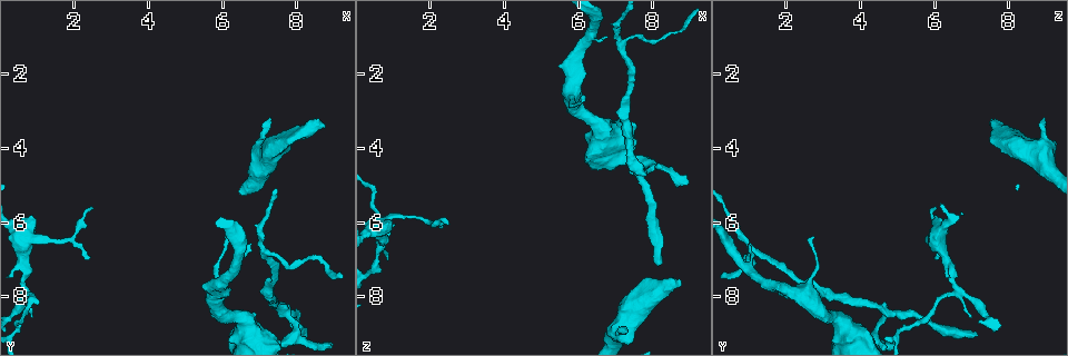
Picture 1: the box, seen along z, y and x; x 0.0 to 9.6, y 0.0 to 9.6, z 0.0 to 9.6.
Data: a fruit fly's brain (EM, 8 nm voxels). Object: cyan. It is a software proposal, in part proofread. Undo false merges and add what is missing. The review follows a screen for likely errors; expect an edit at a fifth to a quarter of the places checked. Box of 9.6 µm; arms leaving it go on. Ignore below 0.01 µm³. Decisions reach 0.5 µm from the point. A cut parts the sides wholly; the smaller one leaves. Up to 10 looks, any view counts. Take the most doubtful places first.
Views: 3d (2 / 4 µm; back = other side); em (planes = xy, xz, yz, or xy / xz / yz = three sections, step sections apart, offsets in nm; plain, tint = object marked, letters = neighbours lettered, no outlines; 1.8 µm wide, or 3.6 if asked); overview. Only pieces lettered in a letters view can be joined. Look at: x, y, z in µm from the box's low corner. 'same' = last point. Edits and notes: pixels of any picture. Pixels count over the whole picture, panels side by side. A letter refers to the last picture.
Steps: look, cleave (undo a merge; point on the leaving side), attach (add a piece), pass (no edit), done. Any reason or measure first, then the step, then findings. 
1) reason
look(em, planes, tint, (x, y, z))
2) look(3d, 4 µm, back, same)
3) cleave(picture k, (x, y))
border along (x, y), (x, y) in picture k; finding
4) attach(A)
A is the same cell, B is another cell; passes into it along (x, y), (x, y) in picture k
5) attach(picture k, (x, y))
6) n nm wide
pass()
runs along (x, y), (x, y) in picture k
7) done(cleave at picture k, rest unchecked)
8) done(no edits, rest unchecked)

look(3d, 2 µm, (8.25, 8.95, 7.10))

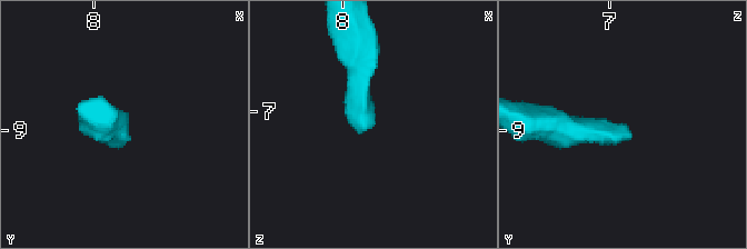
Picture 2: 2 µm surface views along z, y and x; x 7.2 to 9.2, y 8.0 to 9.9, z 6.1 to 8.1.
shape alone is not enough
look(em, planes, letters, (8.20, 8.96, 7.12))

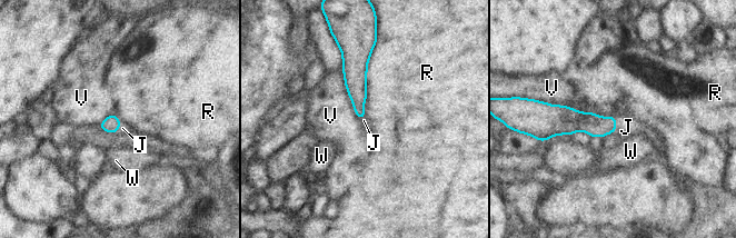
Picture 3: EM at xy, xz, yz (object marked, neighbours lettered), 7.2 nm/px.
attach(J)
J is the same cell, R, V and W are other cells; passes into it along (594, 125), (616, 124), (626, 127) in picture 3; it goes on there

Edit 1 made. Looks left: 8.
an open end
look(em, xy, step 8, tint, (7.35, 3.20, 8.90))

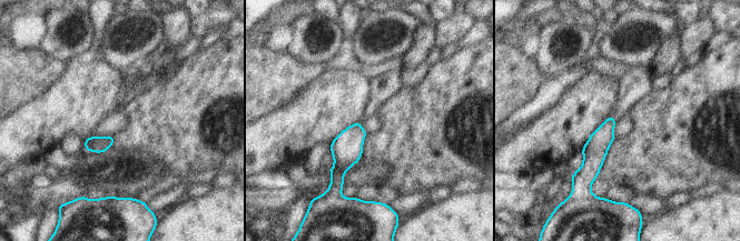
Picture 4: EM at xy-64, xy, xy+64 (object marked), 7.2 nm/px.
another direction
look(em, planes, letters, same)

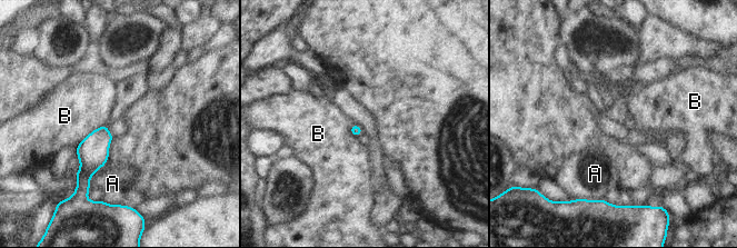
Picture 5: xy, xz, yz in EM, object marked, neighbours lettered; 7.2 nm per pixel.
pass()
A and B are other cells; border along (105, 124), (93, 129), (77, 146) in picture 5; none of them fits

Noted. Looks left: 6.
look(3d, 4 µm, back, (0.65, 6.65, 6.20))

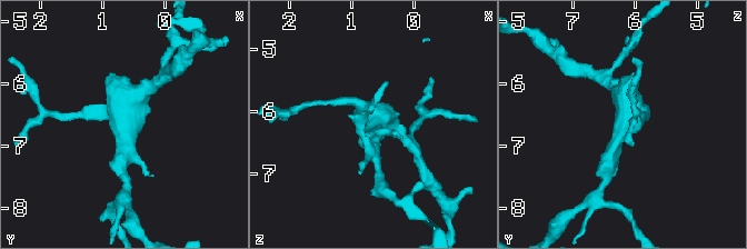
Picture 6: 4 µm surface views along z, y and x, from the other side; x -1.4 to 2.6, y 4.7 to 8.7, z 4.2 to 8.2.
3 arms; need the tissue
look(em, xy, step 4, letters, (0.65, 6.65, 6.15))

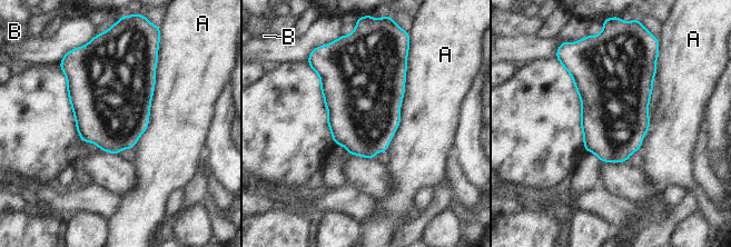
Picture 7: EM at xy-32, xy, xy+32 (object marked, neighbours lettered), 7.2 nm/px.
cut it another way
look(em, planes, letters, same)

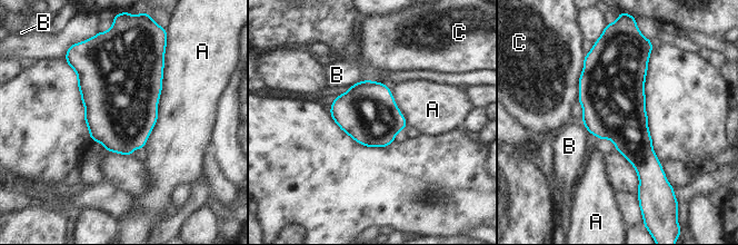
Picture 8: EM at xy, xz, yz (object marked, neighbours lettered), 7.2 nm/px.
420 nm wide
pass()
A, B and C are other cells; all the same cell

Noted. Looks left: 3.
sudden change in width
look(em, planes, plain, (7.75, 8.45, 4.75))

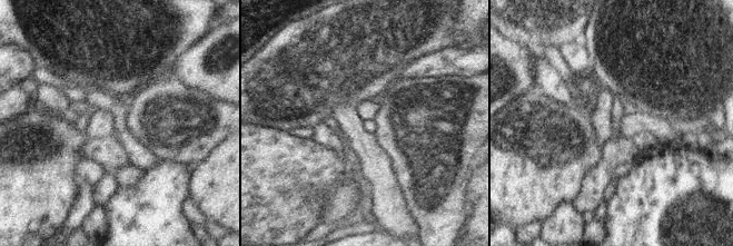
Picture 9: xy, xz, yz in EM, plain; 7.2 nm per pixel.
with the object marked
look(em, planes, tint, same)

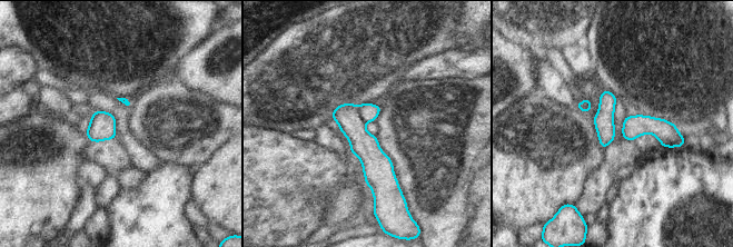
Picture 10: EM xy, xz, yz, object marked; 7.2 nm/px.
look(em, planes, letters, same)

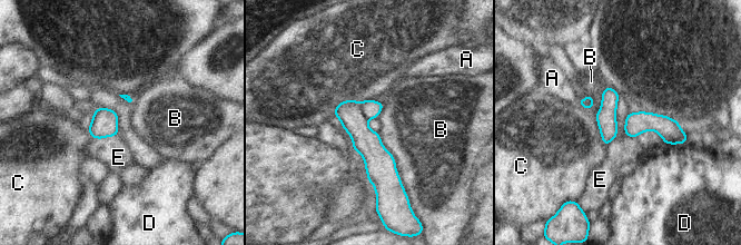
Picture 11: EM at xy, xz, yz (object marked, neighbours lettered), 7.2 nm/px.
cleave(picture 11, (367, 143))
A, B, C, D and E are other cells; the part that leaves runs along (341, 106), (393, 184) in picture 11; two cells meet here

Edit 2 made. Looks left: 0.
done(attach at picture 3, cleave at picture 11, rest unchecked)

